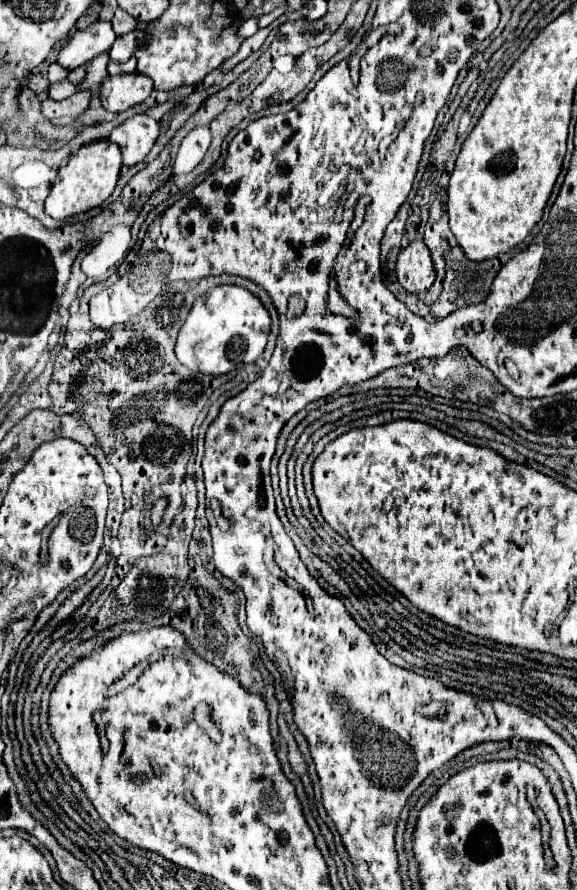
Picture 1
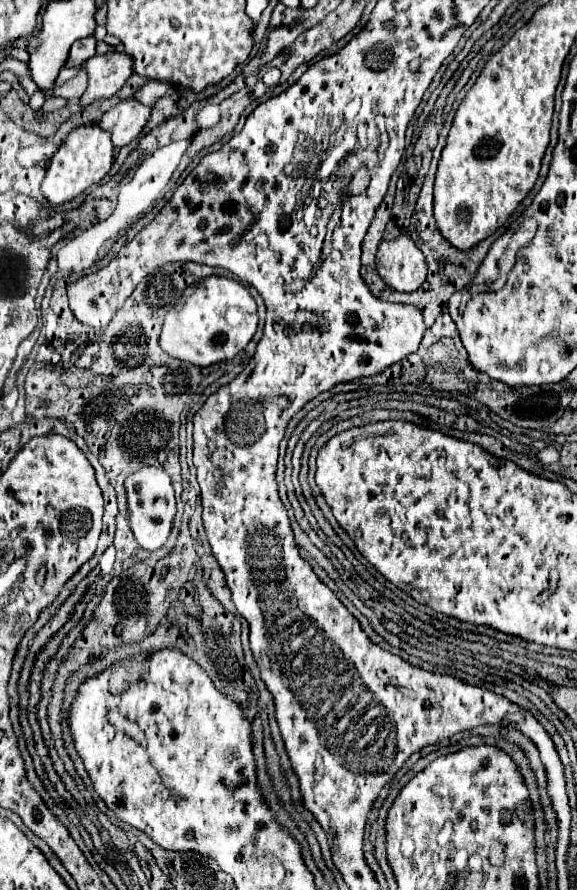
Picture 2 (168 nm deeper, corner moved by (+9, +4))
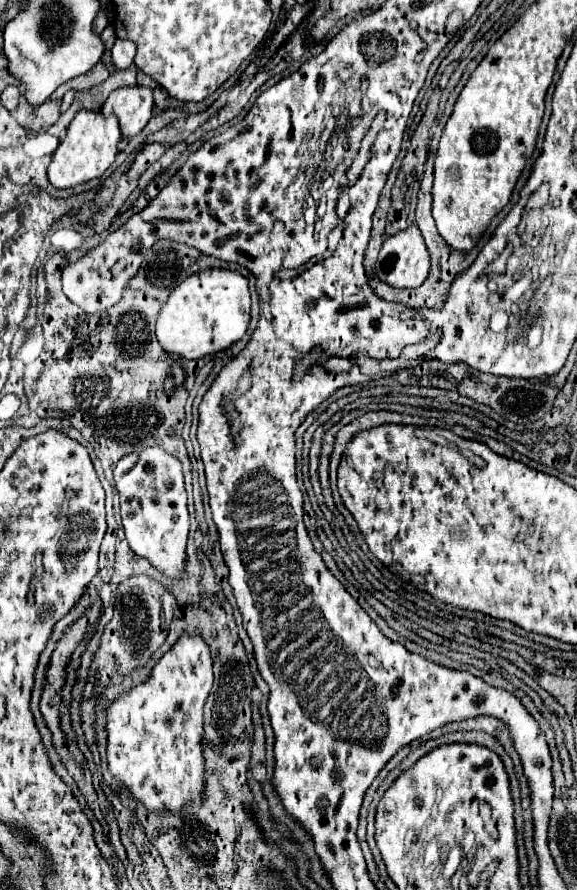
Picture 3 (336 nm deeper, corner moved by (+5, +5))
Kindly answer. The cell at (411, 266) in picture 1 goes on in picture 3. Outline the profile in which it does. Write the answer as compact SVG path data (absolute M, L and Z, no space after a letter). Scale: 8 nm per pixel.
M417 225L383 241L375 271L381 281L399 289L415 289L427 279L429 253Z

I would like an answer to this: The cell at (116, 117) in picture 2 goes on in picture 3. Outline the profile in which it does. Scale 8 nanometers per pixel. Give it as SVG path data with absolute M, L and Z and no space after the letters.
M131 85L113 91L101 109L105 117L115 115L119 119L121 133L125 137L137 135L147 125L151 111L153 111L153 91L141 85Z

